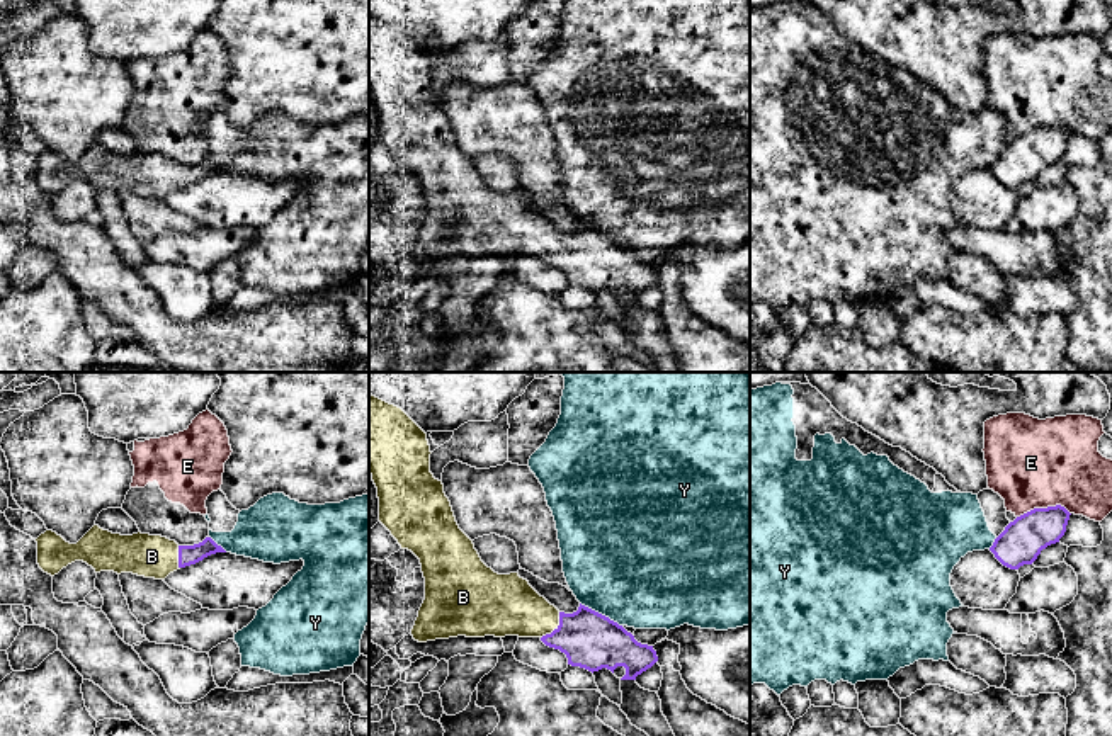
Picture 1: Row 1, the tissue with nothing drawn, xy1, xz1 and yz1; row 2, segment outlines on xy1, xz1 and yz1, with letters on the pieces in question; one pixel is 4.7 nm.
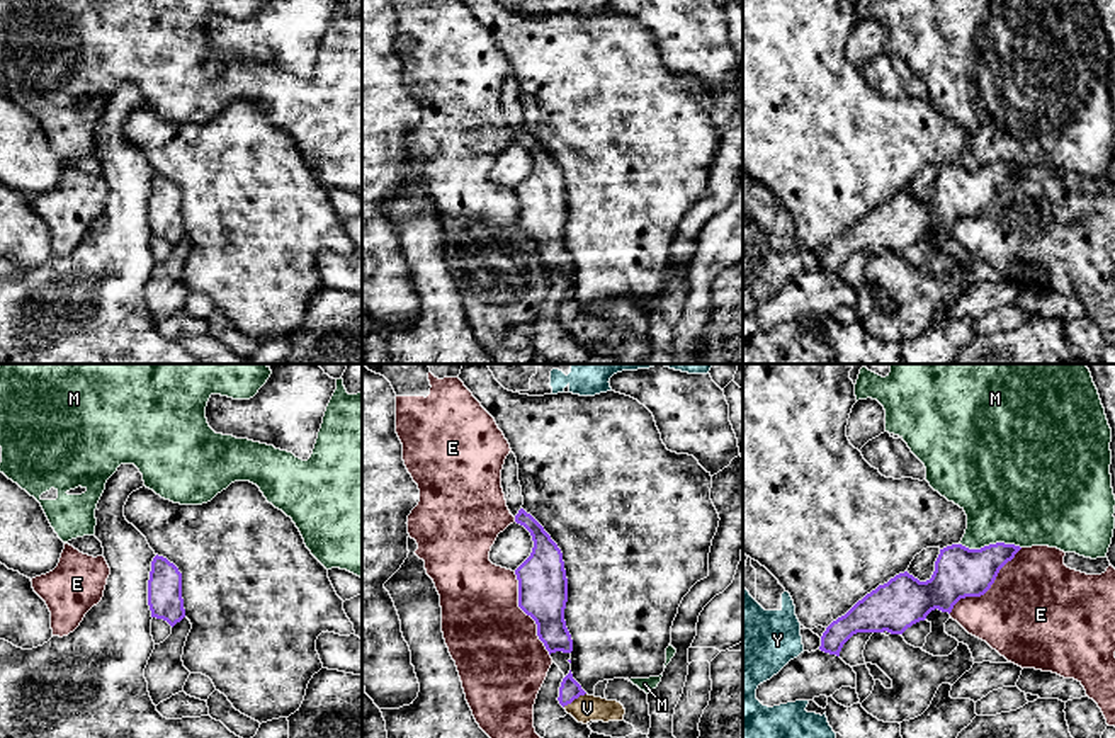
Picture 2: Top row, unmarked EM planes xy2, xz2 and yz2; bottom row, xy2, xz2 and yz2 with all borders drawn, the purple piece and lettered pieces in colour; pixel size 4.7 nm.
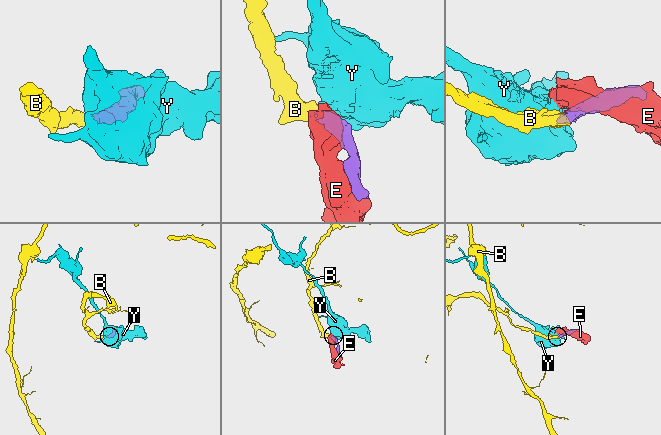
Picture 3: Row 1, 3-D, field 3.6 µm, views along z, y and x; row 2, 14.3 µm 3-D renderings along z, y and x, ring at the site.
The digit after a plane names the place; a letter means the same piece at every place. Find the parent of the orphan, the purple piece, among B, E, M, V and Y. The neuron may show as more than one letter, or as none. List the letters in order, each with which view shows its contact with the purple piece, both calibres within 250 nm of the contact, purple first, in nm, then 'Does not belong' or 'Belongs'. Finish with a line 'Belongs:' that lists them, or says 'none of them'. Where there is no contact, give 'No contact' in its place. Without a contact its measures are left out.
B: Touches purple in xz1. Thickness 260 nm (purple) against 280 nm. Belongs
E: Touches purple in yz2. Thickness 240 nm (purple) against 480 nm. Does not belong
M: Touches purple in yz2. Thickness 240 nm (purple) against 460 nm. Does not belong
V: Touches purple in xz2. Thickness 100 nm (purple) against 130 nm. Belongs
Y: Touches purple in xz1. Thickness 260 nm (purple) against 500 nm. Does not belong
Belongs: B, V

